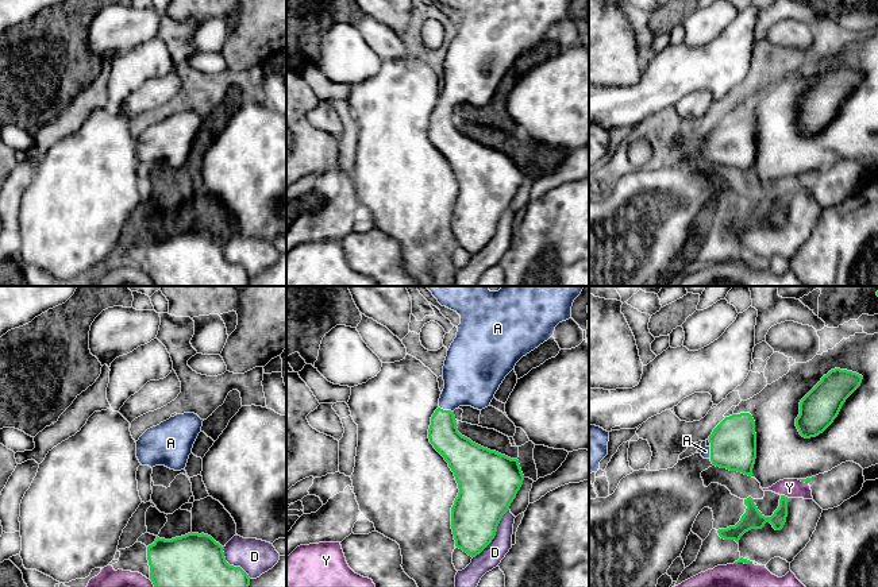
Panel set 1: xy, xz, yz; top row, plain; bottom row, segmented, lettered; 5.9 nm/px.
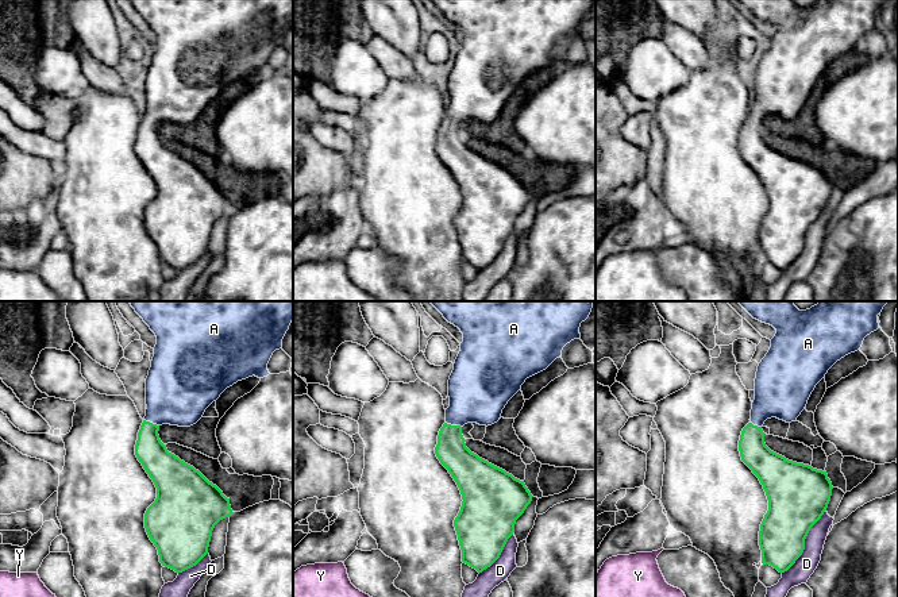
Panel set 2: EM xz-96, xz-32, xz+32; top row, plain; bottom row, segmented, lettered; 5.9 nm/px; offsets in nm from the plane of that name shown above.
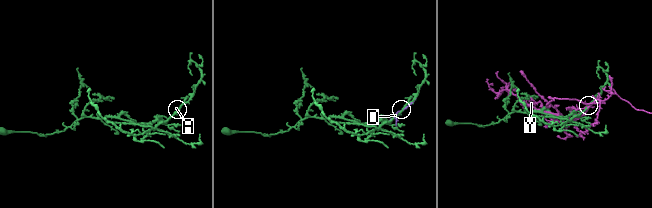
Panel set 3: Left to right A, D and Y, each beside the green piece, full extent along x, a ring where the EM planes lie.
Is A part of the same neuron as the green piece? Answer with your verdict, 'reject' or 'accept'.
accept

